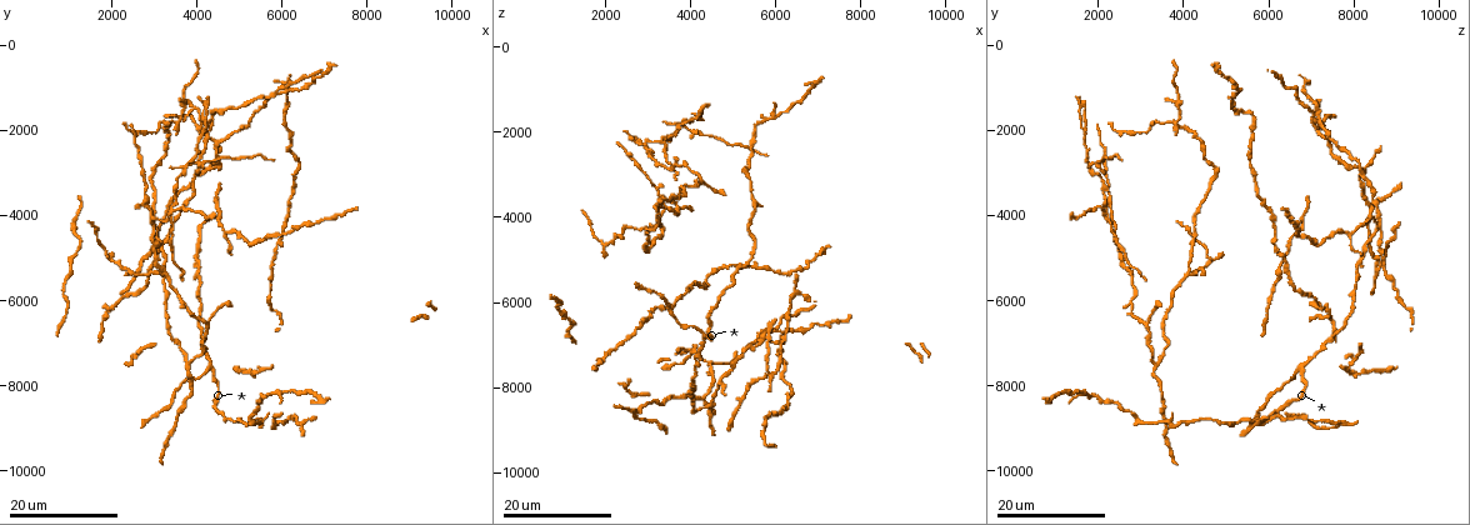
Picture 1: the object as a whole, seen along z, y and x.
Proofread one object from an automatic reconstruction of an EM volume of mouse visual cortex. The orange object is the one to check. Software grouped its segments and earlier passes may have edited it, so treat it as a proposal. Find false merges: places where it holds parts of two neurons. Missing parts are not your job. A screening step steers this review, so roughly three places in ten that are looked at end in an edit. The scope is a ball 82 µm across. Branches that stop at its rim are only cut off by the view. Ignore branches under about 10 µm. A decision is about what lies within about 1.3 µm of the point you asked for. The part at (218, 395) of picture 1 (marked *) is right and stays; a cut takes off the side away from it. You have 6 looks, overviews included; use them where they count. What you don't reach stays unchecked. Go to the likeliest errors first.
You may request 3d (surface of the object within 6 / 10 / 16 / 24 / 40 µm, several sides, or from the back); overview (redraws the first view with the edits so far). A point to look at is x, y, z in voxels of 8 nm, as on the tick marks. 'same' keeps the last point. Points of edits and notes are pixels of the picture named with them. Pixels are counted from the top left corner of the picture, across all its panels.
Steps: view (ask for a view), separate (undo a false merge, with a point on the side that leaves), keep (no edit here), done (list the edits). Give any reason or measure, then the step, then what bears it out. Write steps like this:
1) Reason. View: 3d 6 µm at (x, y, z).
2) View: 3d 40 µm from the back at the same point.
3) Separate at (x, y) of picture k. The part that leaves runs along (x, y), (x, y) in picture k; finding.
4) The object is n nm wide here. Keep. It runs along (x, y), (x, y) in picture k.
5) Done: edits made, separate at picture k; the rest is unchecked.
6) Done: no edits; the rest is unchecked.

Four or more arms meet. View: 3d 24 µm at (3400, 3850, 2050).

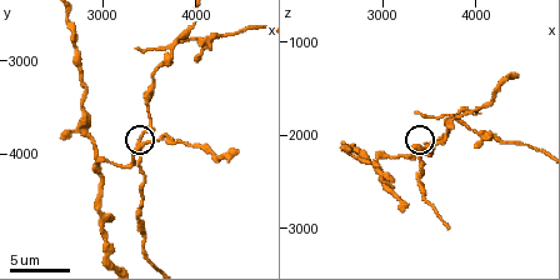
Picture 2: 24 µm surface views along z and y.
View: 3d 6 µm at (3450, 3900, 2150).

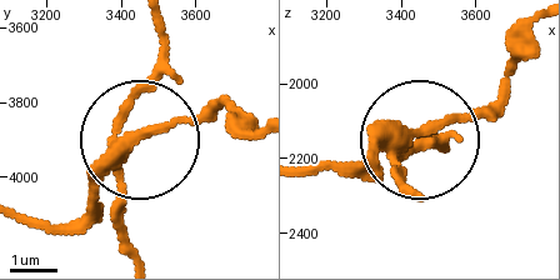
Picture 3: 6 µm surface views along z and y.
Other side. View: 3d 6 µm from the back at (3450, 3890, 2130).

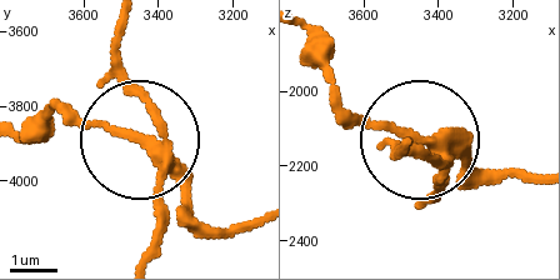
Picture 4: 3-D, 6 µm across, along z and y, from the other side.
Separate at (141, 93) of picture 4. The part that leaves runs along (163, 151), (155, 108), (119, 60), (119, 24) in picture 4; two neurons meet here.

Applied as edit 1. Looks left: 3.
Arms part here. View: 3d 24 µm at (3450, 1750, 3750).

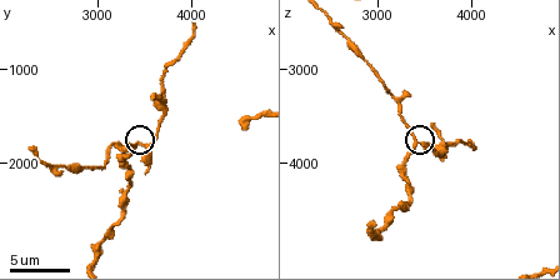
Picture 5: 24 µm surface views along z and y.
Zoom in. View: 3d 10 µm at (3450, 1800, 3800).

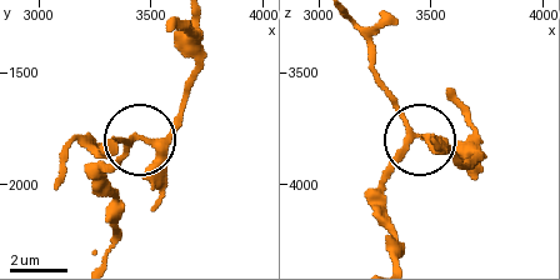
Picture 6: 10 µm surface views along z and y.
Separate at (181, 118) of picture 6. The part that leaves runs along (161, 149), (183, 116), (183, 88), (198, 59), (198, 23) in picture 6; two neurons meet here.

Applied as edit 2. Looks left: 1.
Small branch off a trunk. View: 3d 6 µm at (2950, 4100, 2300).

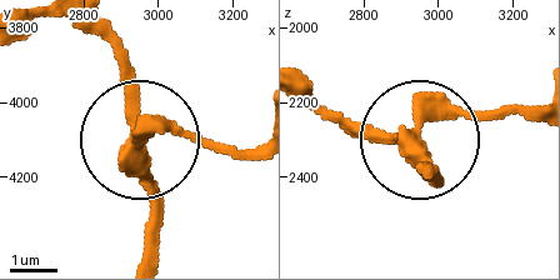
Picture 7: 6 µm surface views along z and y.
The object is 360 nm wide here. Keep. It runs along (428, 175), (428, 120), (535, 115) in picture 7; all the same neuron.

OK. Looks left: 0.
Done: edits made, separate at picture 4, separate at picture 6; the rest is unchecked.

